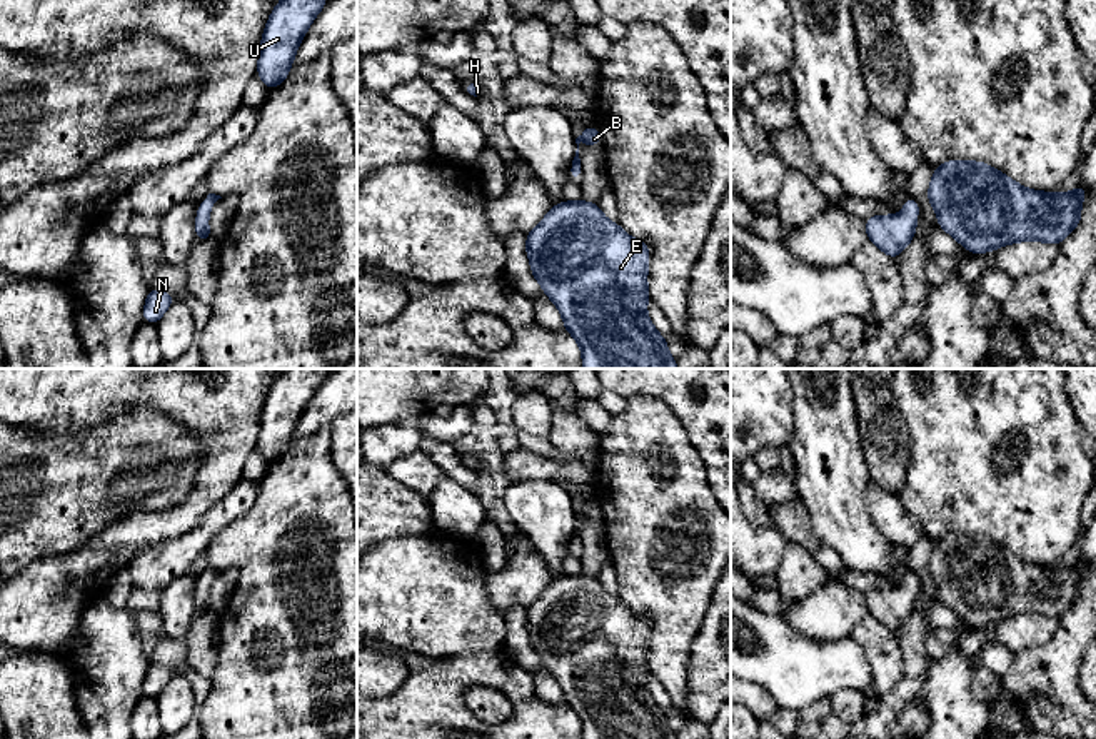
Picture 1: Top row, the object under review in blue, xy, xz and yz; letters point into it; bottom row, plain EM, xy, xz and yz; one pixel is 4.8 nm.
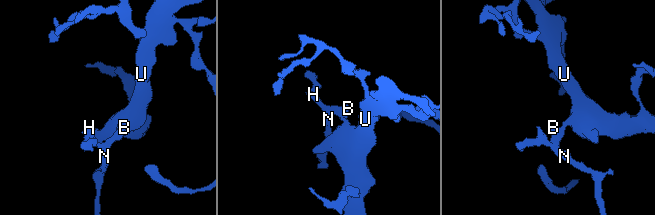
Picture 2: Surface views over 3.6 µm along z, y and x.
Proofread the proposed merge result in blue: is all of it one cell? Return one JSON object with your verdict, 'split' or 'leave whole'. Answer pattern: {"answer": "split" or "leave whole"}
{"answer": "leave whole"}

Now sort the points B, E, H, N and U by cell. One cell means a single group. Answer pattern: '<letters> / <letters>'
B E H N U

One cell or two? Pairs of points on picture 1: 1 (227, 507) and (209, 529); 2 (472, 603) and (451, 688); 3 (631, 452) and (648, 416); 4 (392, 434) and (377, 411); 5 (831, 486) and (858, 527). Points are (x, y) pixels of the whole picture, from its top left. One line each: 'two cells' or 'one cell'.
1: one cell
2: two cells
3: one cell
4: two cells
5: one cell

